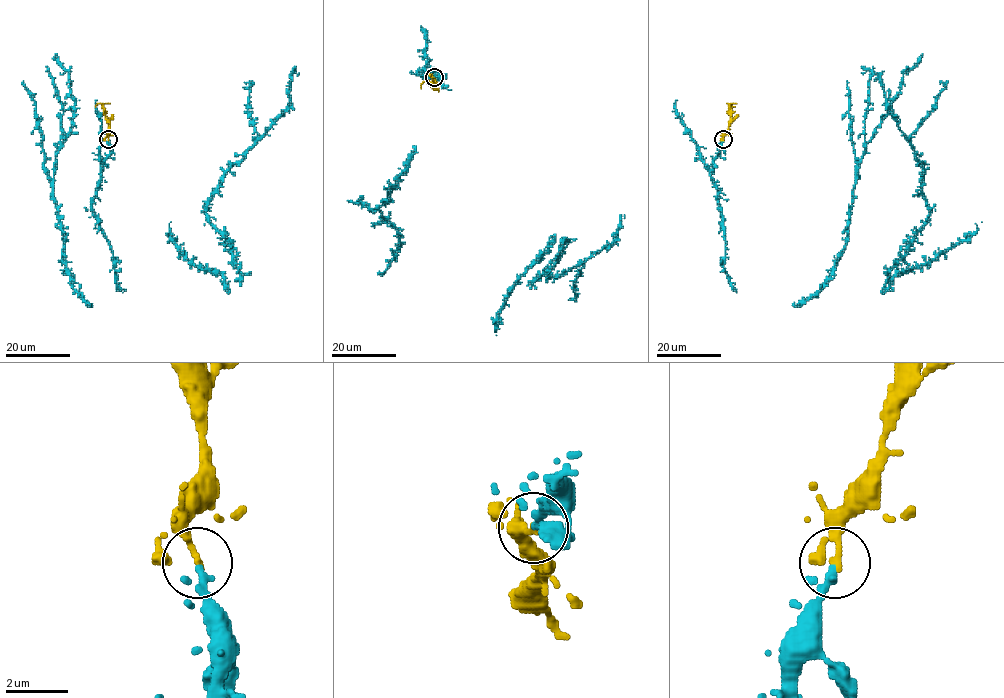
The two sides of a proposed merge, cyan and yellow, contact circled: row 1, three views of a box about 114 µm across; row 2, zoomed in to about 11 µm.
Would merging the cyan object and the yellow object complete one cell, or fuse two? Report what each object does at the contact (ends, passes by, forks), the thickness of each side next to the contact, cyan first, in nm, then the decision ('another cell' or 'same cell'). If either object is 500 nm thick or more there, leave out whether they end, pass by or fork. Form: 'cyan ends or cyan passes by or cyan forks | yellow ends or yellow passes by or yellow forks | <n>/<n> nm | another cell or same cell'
cyan passes by | yellow ends | 240/220 nm | same cell

